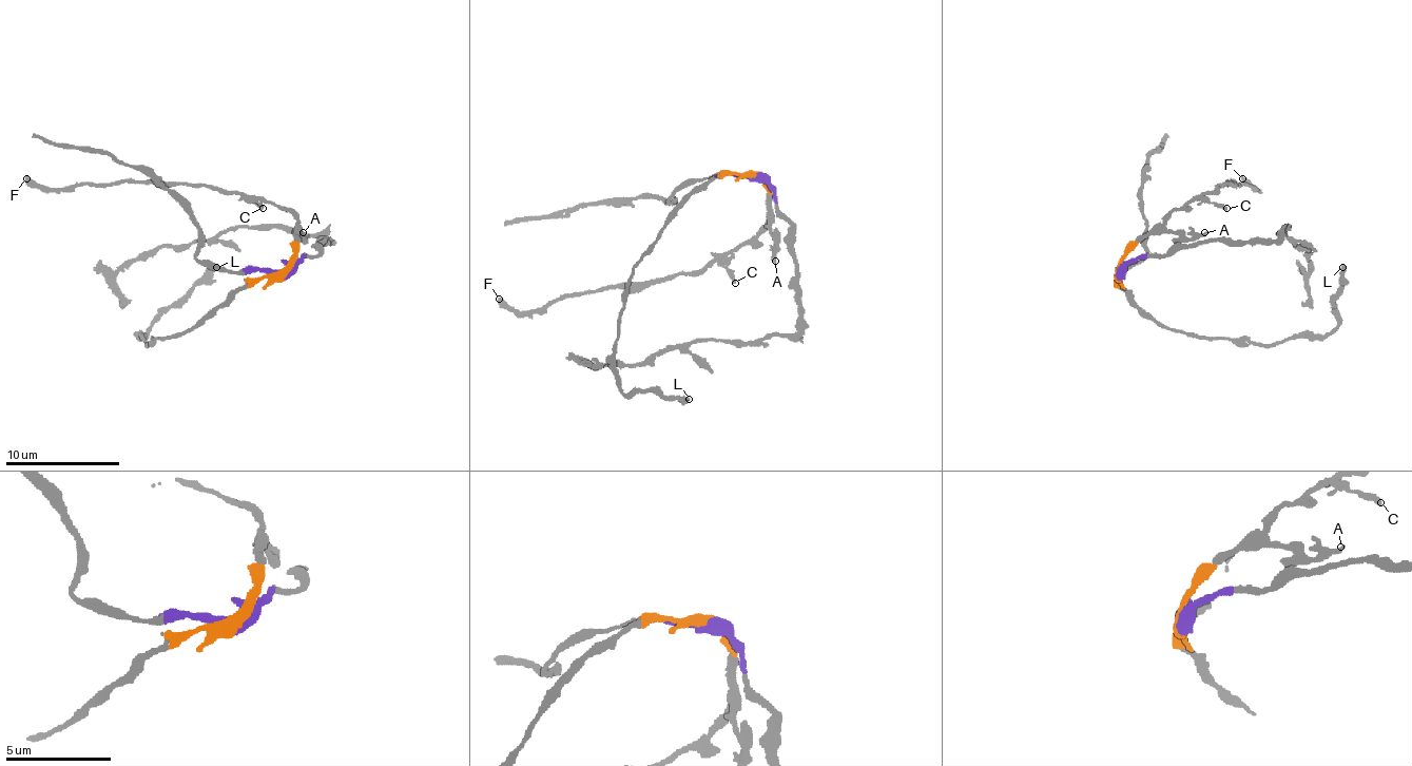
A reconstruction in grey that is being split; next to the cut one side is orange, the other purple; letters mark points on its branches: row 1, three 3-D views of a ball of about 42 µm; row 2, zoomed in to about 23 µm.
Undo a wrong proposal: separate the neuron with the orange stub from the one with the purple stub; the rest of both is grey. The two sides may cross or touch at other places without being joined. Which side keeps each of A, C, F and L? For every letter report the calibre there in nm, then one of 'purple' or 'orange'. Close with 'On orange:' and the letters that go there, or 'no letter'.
A: 240 nm | orange
C: 240 nm | orange
F: 400 nm | orange
L: 320 nm | orange
On orange: A, C, F, L

